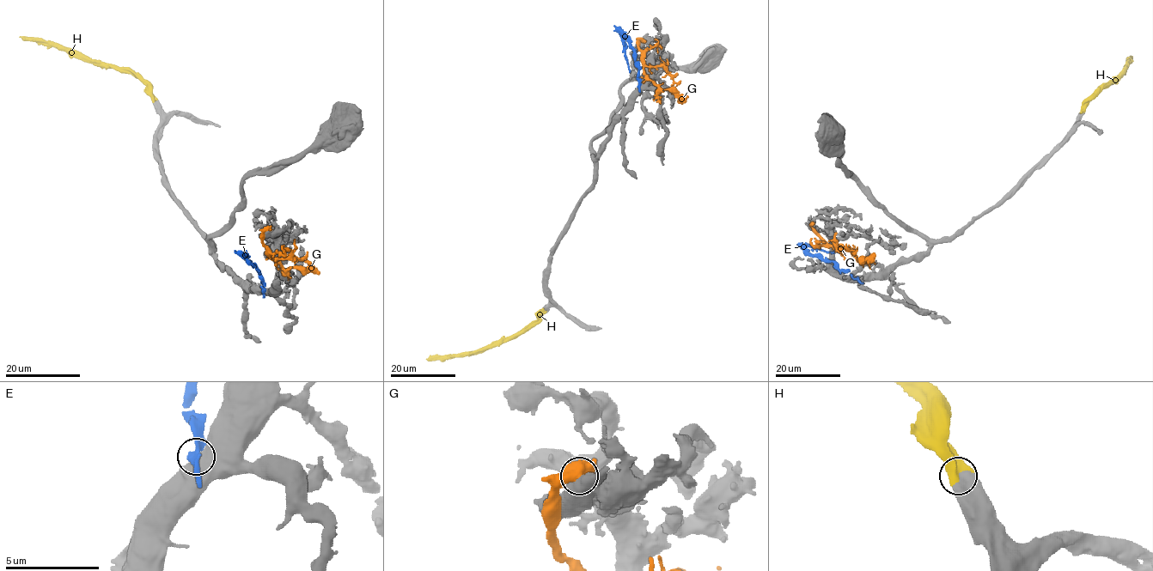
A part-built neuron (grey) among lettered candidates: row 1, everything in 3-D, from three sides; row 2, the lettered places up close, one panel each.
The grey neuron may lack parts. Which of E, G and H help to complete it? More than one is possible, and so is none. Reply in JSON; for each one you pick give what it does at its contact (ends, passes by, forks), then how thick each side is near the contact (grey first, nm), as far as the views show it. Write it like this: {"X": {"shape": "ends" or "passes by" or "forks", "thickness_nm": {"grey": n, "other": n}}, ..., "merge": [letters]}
{"H": {"shape": "ends", "thickness_nm": {"grey": 700, "other": 850}}, "merge": ["H"]}

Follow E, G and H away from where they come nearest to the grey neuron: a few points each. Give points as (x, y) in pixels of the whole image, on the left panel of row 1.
E: (264, 291), (259, 270), (243, 254), (253, 266)
G: (267, 229), (263, 240), (266, 252), (285, 269), (308, 268), (320, 273)
H: (154, 100), (148, 88), (130, 70), (118, 70), (72, 51), (45, 45), (39, 40), (19, 37)

